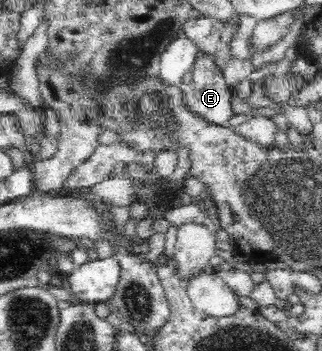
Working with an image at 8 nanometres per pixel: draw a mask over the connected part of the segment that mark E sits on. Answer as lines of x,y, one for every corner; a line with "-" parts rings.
198,54
192,69
192,80
178,87
184,109
203,122
232,126
230,120
237,116
235,103
231,103
233,88
225,82
221,69
208,56

